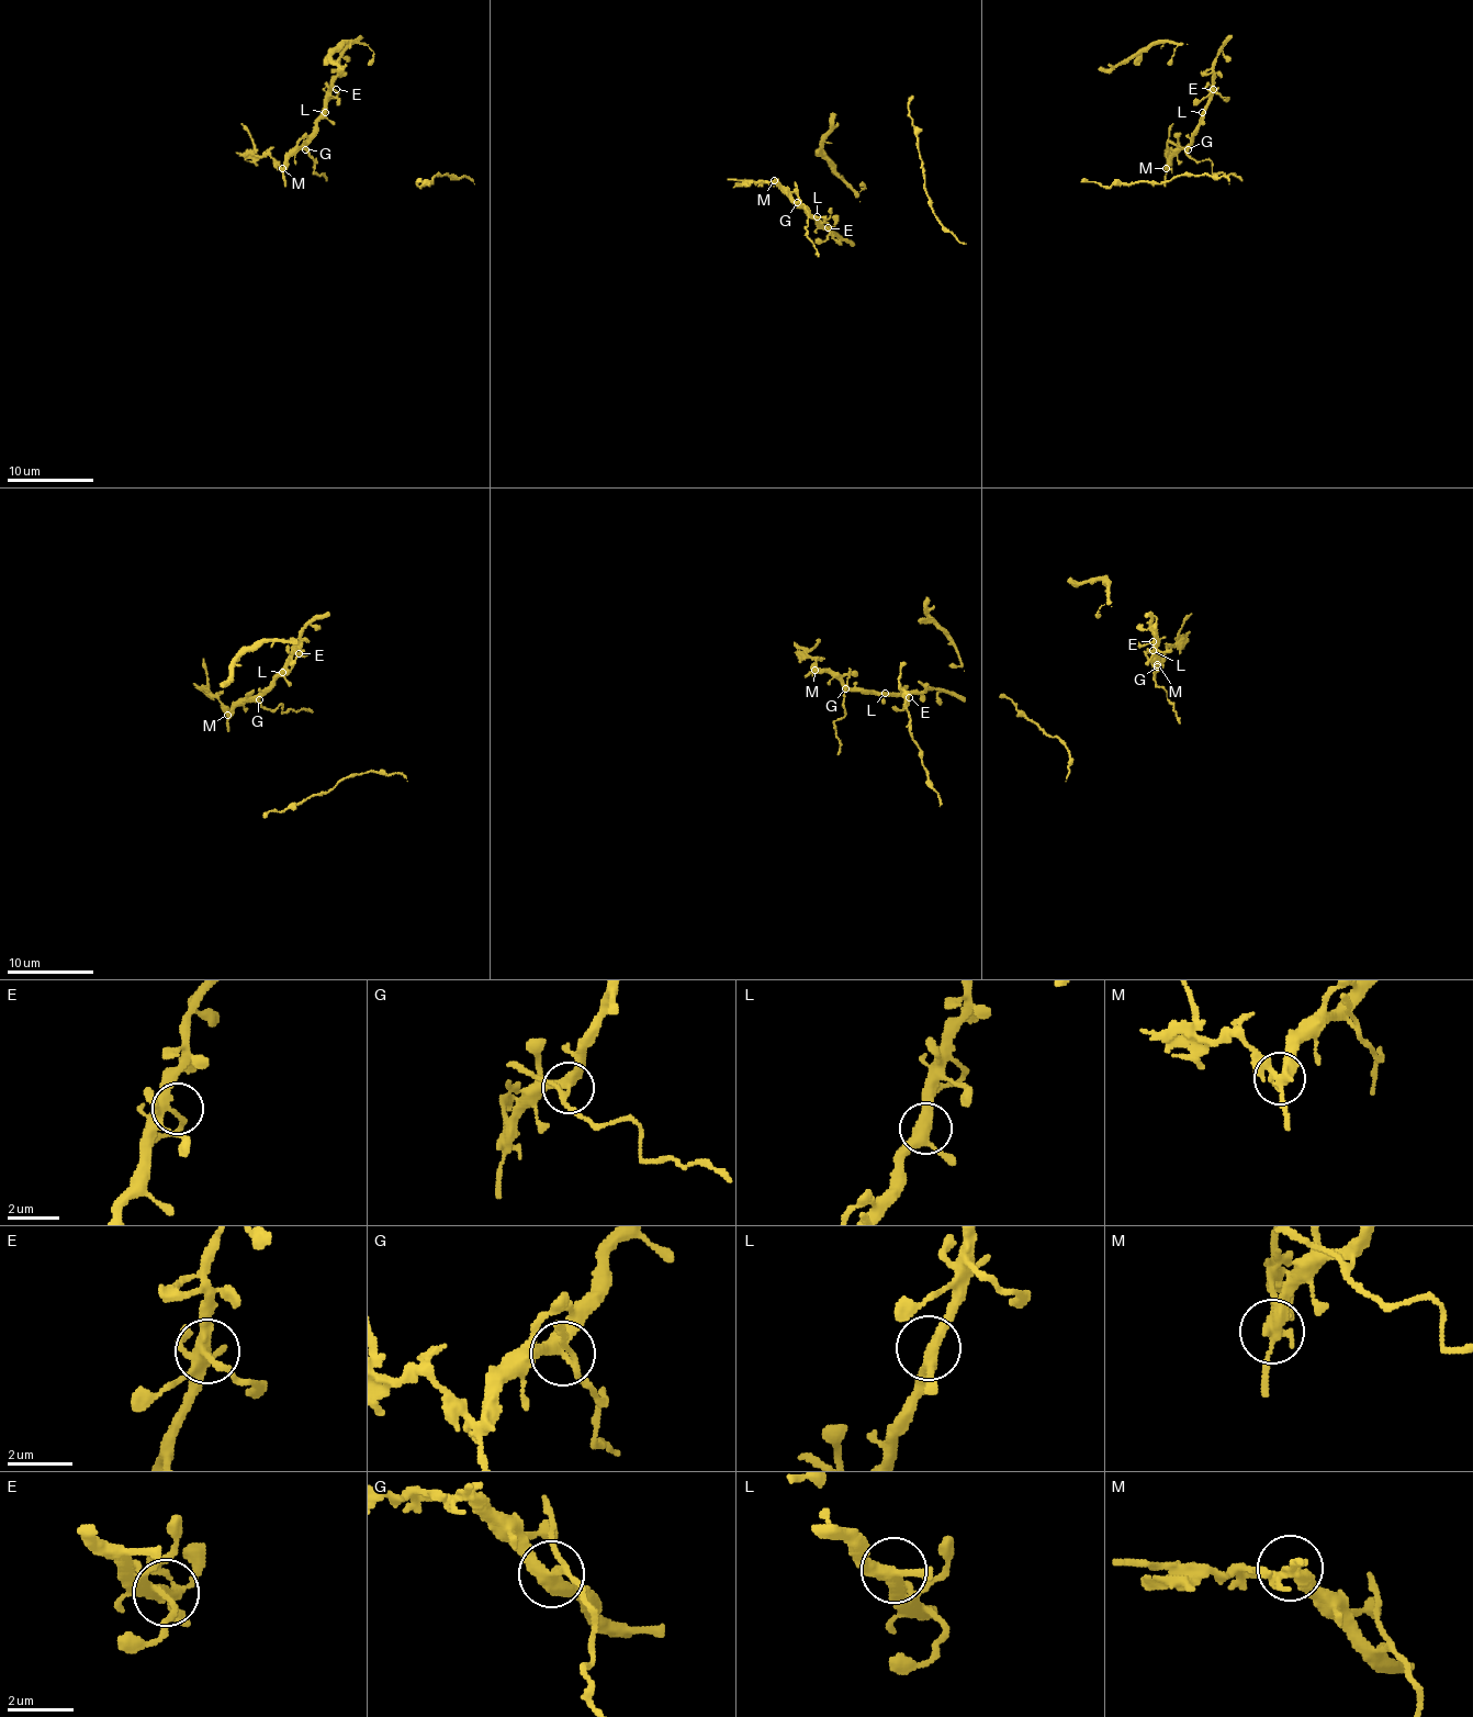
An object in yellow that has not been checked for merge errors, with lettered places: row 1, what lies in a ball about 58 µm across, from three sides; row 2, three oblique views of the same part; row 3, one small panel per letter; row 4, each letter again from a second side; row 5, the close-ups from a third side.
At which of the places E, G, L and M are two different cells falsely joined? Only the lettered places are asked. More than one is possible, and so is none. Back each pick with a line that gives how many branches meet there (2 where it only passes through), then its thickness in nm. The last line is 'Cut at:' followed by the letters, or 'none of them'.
G: 4 | 320 nm
M: 3 | 320 nm
Cut at: G, M

